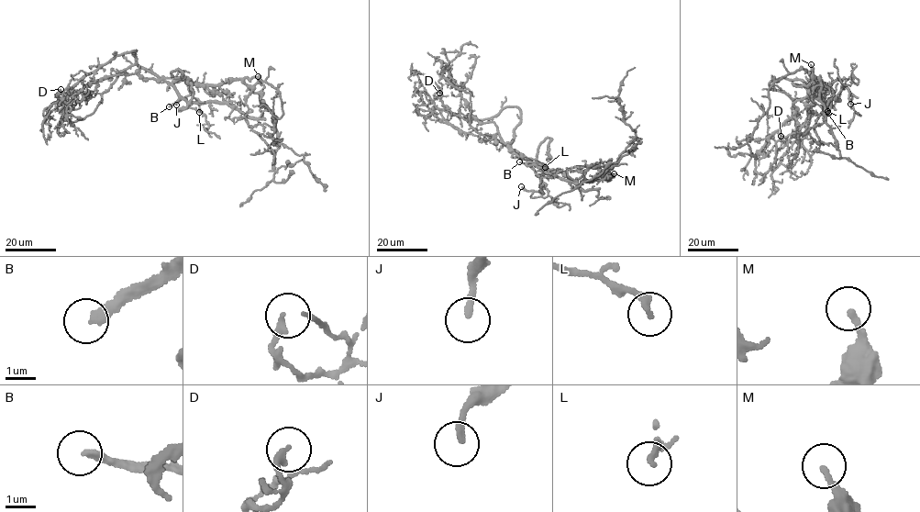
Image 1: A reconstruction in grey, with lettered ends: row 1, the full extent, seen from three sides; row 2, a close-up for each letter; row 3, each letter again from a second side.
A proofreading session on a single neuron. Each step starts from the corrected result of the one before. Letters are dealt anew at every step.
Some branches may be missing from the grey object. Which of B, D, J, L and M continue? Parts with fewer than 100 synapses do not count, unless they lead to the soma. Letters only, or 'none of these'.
B

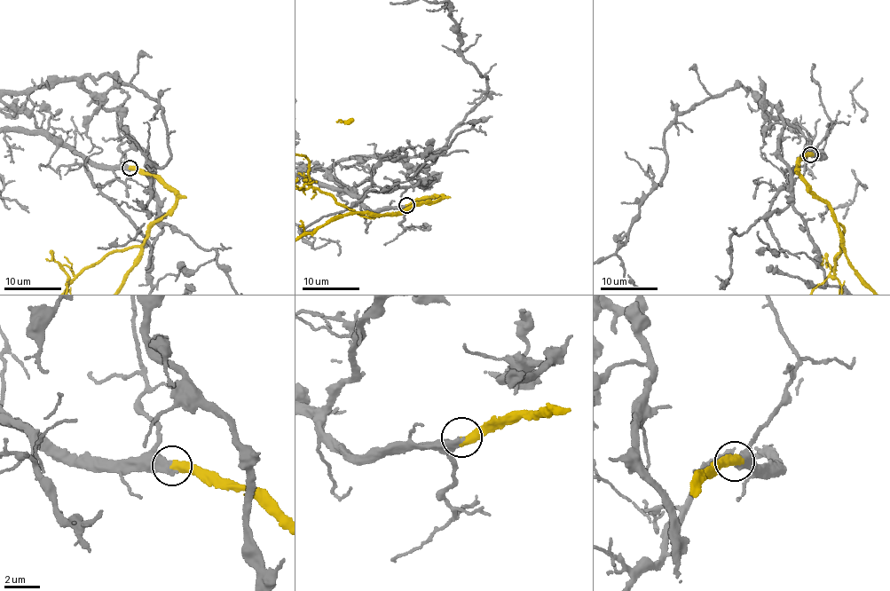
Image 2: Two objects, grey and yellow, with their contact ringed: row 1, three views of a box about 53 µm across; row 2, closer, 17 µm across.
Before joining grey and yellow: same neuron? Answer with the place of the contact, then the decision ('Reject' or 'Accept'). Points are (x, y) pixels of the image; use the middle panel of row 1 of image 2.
Place: (406, 205). Accept

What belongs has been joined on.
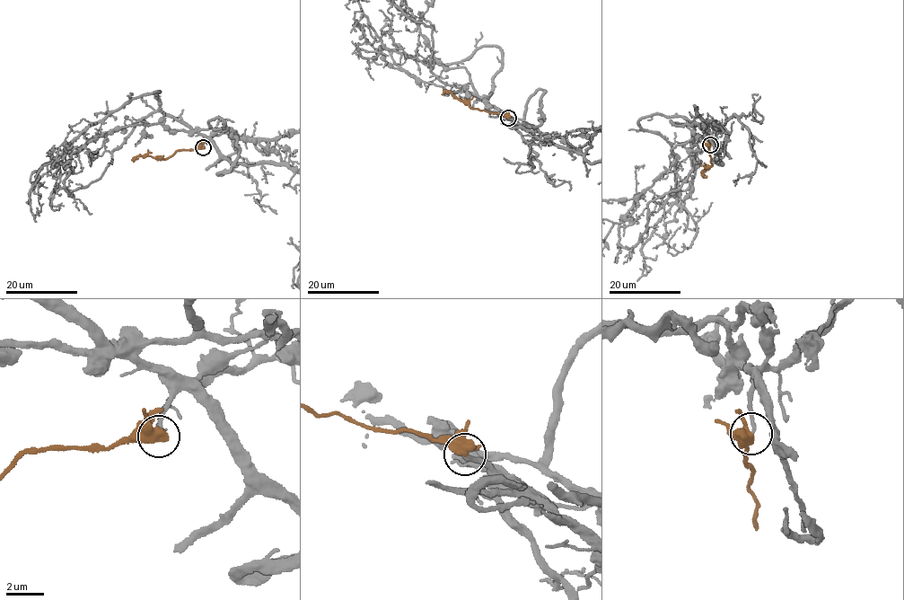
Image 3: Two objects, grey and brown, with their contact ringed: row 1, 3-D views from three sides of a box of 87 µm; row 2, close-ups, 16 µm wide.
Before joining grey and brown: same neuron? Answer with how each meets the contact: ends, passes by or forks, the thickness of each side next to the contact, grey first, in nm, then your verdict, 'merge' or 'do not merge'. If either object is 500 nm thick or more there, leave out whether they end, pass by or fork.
grey ends | brown passes by | 180/480 nm | merge

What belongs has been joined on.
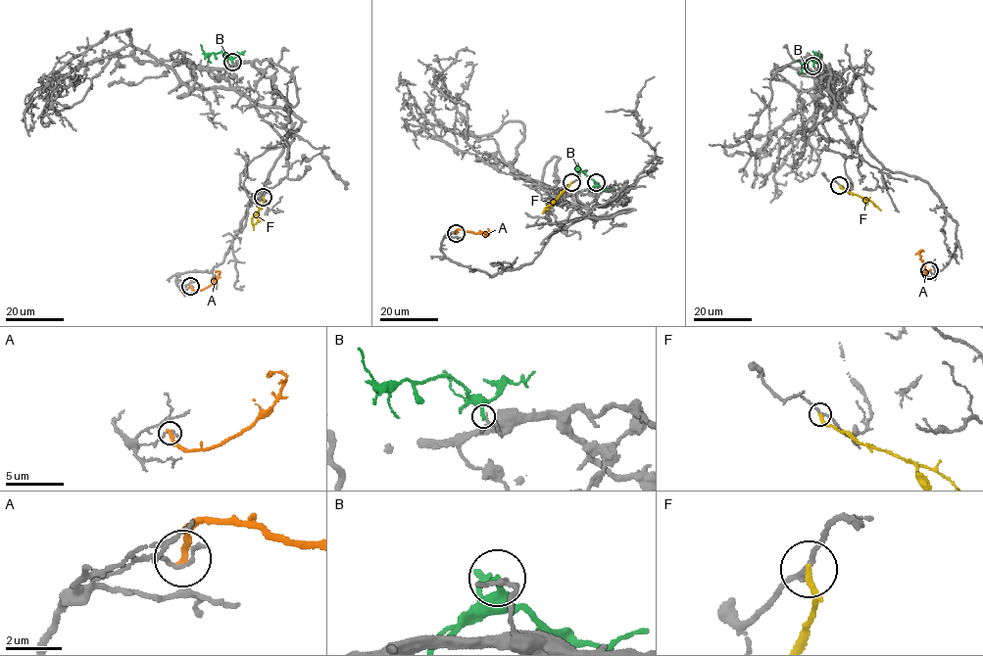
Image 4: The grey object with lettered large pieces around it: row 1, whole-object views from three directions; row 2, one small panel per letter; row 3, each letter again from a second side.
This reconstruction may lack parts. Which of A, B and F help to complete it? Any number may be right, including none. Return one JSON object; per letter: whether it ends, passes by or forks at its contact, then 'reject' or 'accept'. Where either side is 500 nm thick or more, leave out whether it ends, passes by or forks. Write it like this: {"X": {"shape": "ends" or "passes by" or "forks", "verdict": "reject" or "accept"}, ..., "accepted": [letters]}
{"A": {"shape": "ends", "verdict": "reject"}, "B": {"shape": "ends", "verdict": "reject"}, "F": {"shape": "ends", "verdict": "reject"}, "accepted": []}

